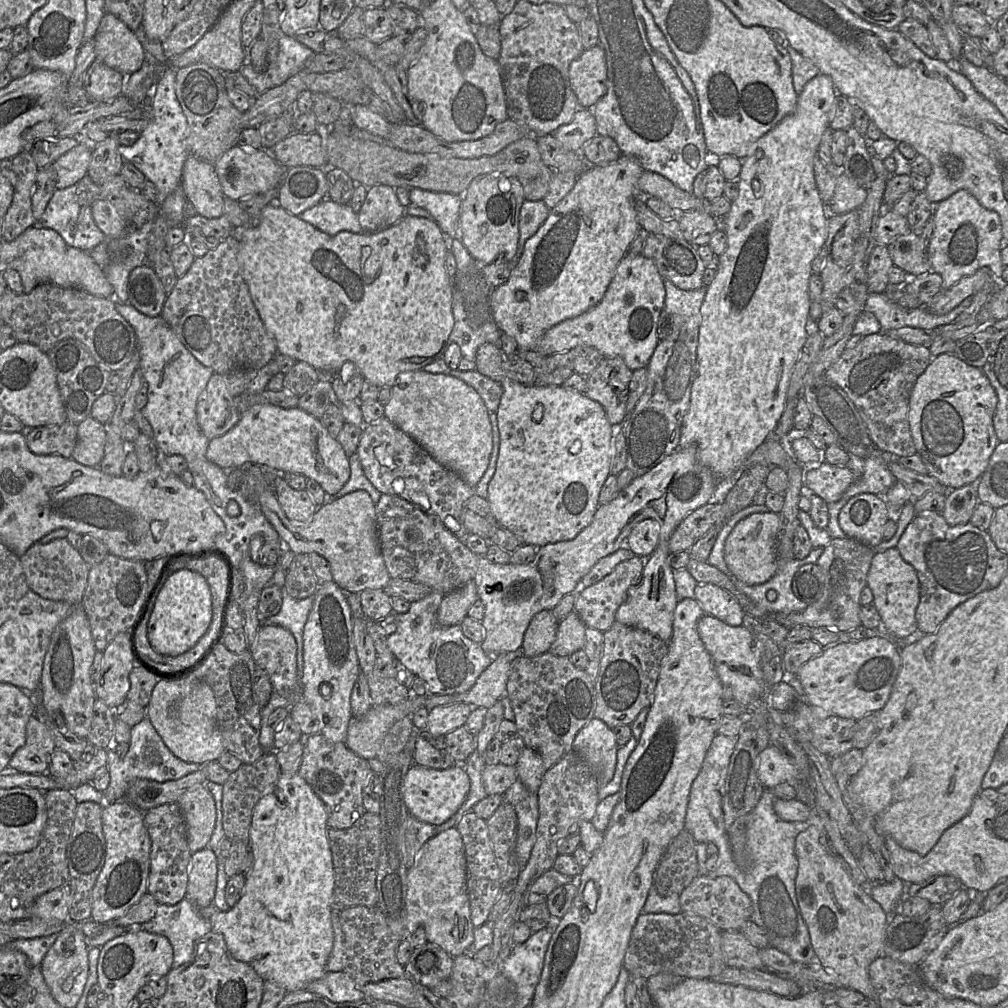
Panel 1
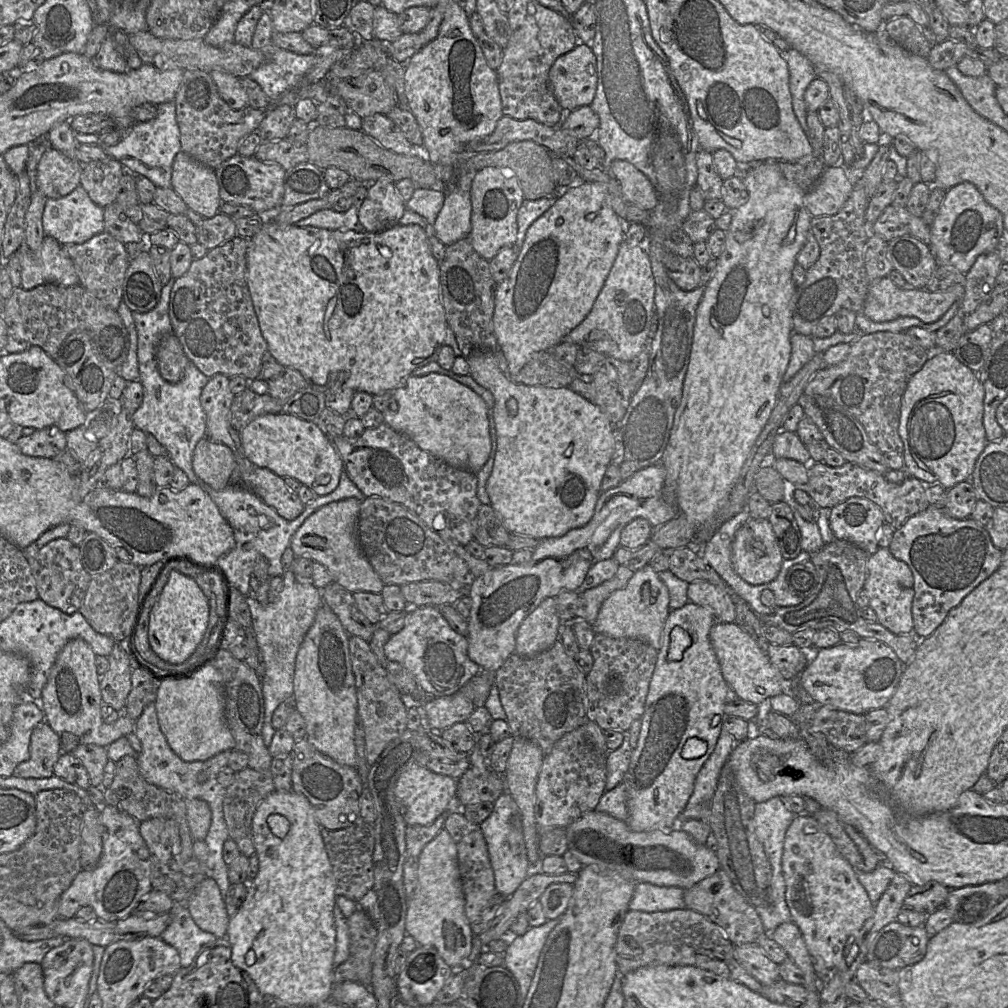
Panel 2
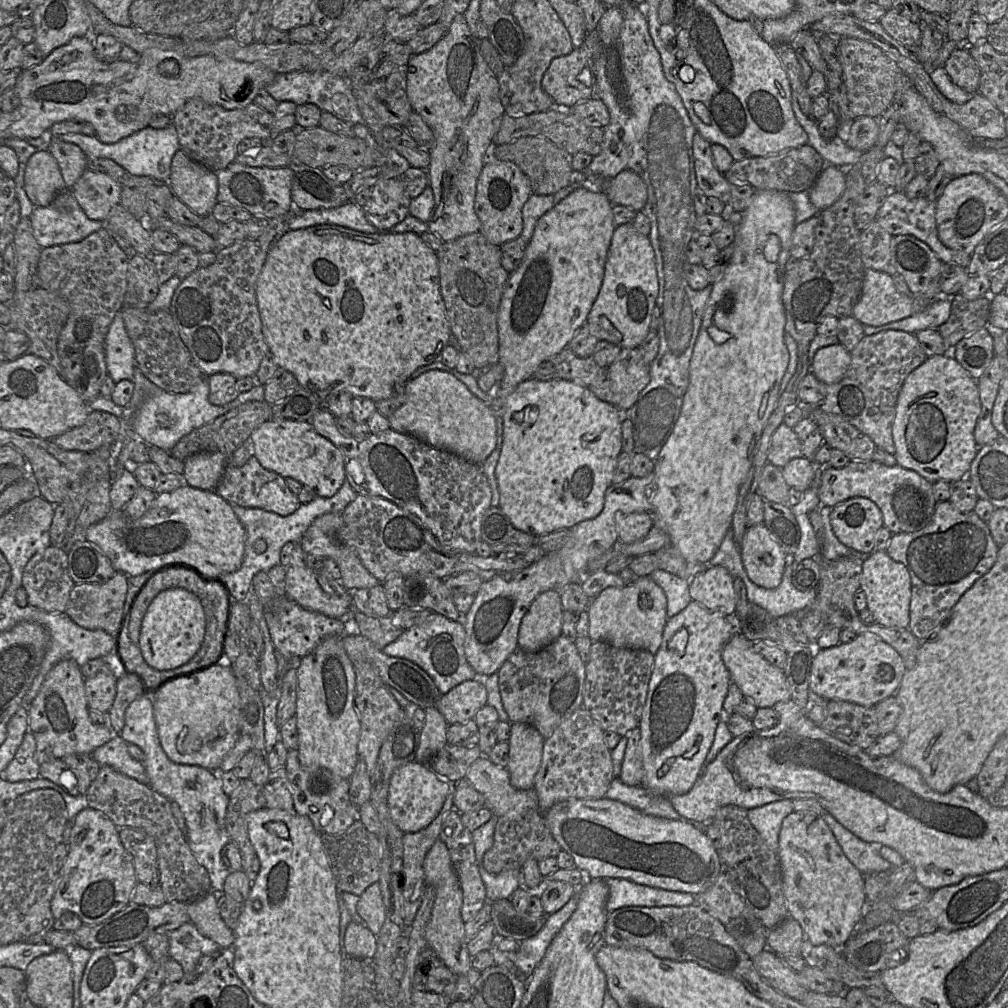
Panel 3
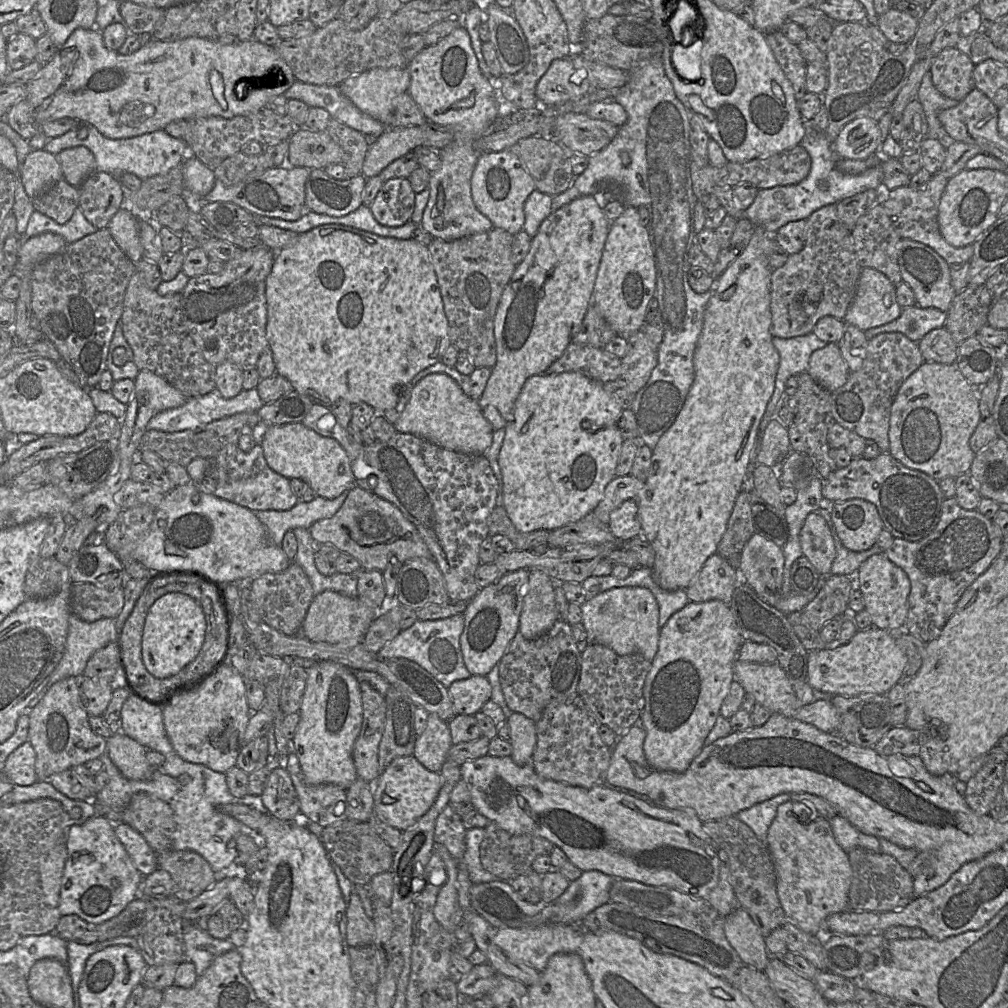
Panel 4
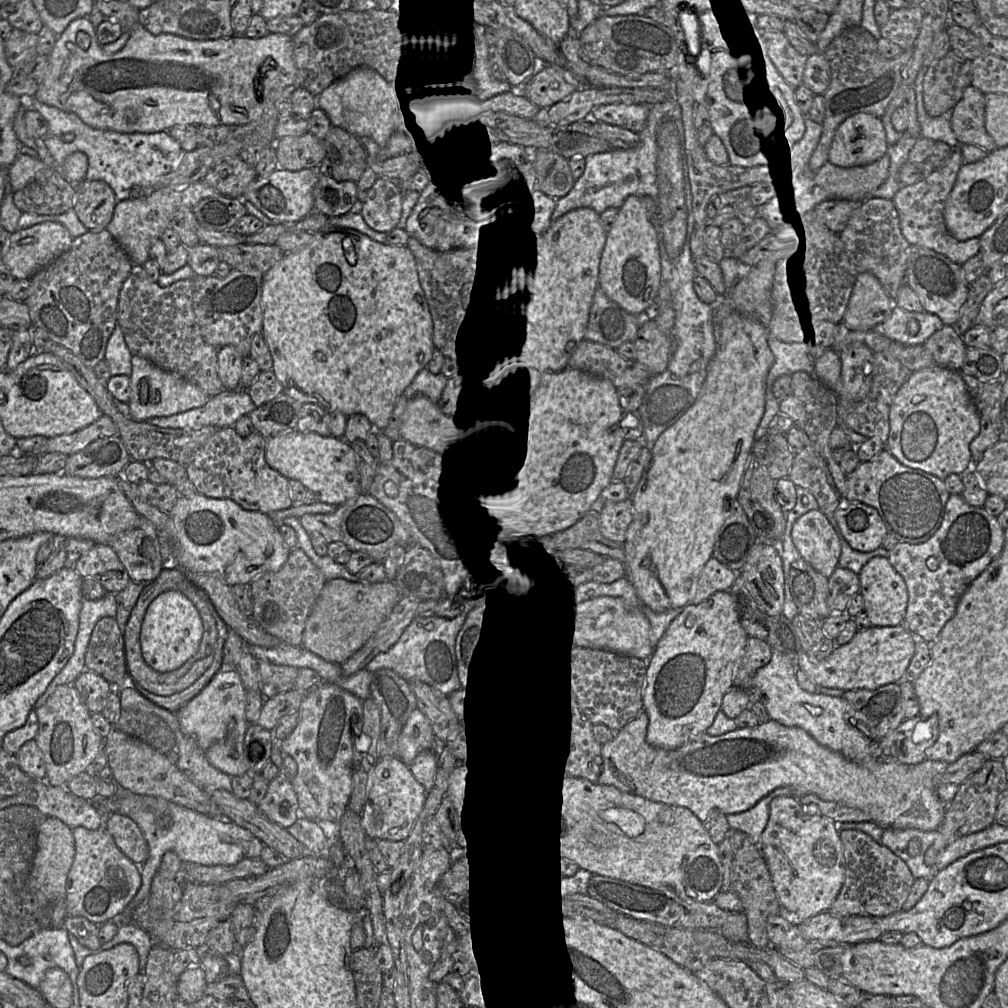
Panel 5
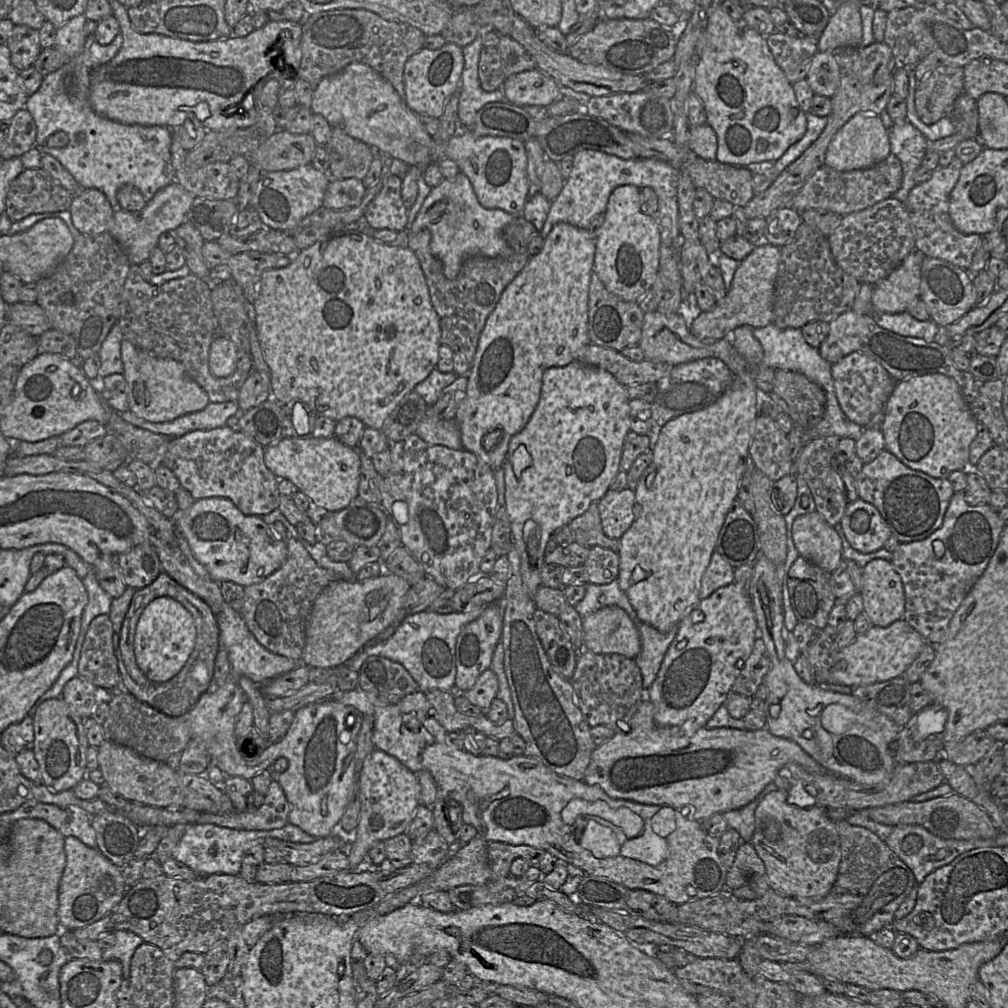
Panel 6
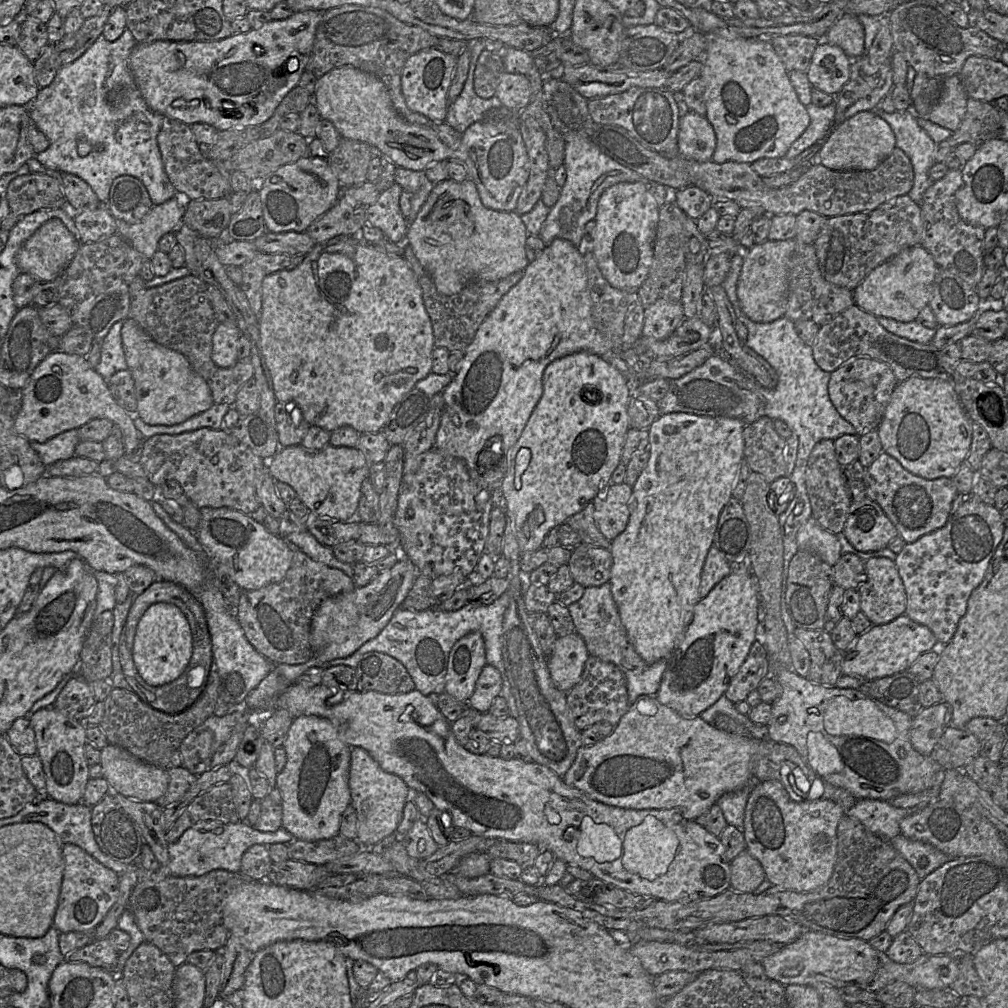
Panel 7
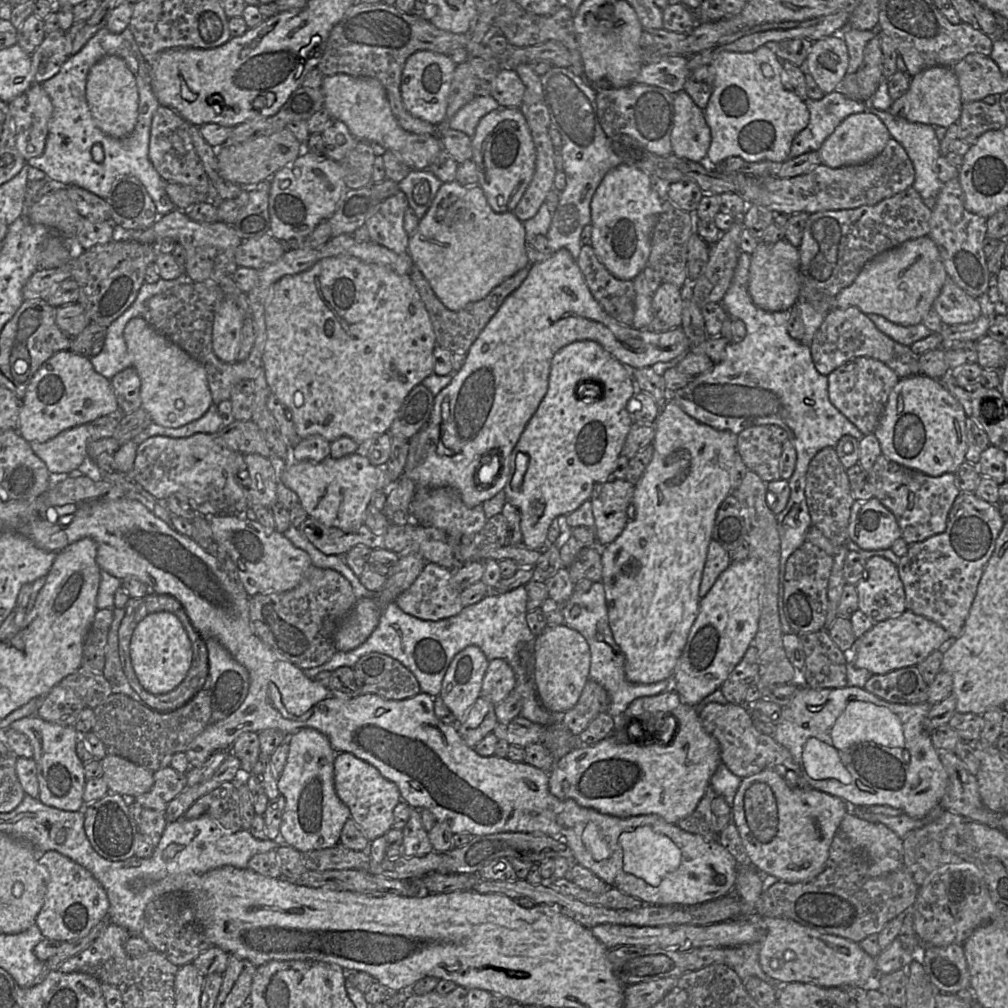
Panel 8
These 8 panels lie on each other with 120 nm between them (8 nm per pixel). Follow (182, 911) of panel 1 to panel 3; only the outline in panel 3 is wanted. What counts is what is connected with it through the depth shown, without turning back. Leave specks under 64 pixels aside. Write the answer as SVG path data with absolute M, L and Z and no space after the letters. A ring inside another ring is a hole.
M191 921L167 936L169 956L181 964L186 976L193 975L201 956L217 953L220 949L215 941L201 935Z

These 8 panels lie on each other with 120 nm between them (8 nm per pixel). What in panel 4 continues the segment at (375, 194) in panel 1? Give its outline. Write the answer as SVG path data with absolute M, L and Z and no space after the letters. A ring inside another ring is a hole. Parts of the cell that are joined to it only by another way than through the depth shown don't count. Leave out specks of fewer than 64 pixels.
M392 178L382 184L369 208L379 224L400 227L411 219L415 195L409 179Z

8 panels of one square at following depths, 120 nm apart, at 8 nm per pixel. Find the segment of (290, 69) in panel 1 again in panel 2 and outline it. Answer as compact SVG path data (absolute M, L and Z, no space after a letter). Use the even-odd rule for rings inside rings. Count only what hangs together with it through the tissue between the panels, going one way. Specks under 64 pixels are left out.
M271 46L269 50L263 52L266 53L266 61L249 77L259 84L271 103L275 103L283 94L296 88L315 61L314 53L302 55L276 46Z

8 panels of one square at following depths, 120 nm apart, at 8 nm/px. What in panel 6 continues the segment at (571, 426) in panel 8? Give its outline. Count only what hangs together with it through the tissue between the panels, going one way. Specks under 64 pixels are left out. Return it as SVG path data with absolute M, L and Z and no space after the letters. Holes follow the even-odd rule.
M575 360L562 367L550 367L544 371L539 402L525 427L512 436L506 459L503 464L505 476L505 507L509 517L513 546L516 547L521 562L521 575L529 595L534 597L542 586L541 569L546 564L544 561L546 544L557 529L584 514L593 502L598 502L609 490L610 484L615 479L620 469L620 460L623 452L624 441L630 431L629 418L630 398L627 387L622 385L610 372Z

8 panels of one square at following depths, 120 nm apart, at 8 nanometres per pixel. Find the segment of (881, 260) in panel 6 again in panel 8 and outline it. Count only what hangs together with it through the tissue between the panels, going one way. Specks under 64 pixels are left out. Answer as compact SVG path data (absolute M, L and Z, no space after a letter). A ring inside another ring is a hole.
M913 187L886 198L874 206L810 214L804 228L801 245L798 248L801 282L809 283L821 293L835 297L841 290L850 286L864 265L877 255L908 240L928 236L931 214L932 210L924 204L921 196Z

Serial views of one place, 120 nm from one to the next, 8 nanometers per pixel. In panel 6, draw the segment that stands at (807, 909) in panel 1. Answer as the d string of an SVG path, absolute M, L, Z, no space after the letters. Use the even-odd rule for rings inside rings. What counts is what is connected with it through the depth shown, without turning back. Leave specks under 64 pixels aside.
M781 790L768 793L755 810L755 831L750 843L764 862L770 890L781 896L800 900L820 900L831 891L841 862L841 847L836 822L828 816L827 808L800 808L787 802Z

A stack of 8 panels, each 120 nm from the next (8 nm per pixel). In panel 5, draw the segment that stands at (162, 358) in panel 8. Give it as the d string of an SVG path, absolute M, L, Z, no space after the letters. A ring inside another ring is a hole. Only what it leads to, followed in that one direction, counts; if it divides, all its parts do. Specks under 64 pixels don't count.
M141 356L131 359L130 397L127 404L131 418L146 421L153 417L171 416L206 404L210 398L196 384L171 371L162 369Z

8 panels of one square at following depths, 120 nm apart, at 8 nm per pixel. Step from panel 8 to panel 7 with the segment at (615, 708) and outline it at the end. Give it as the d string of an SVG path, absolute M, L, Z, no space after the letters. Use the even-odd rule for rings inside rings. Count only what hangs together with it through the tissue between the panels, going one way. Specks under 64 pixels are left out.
M609 582L597 587L587 587L582 598L571 604L568 609L575 625L575 631L584 639L589 654L602 661L615 664L624 673L630 705L634 704L641 695L657 695L667 668L667 659L648 664L637 654L628 640Z

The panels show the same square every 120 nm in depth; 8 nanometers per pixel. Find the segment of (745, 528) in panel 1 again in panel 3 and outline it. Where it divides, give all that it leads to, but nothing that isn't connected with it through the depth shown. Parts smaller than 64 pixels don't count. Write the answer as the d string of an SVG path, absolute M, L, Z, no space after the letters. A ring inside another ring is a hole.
M764 523L747 527L740 553L744 569L754 584L766 589L780 585L786 567L786 554Z

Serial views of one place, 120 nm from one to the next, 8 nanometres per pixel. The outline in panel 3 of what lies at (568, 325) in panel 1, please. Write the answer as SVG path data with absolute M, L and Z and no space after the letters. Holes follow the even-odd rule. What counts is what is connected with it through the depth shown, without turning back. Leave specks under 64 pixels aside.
M632 223L617 226L608 250L602 286L586 321L590 333L599 341L606 340L621 348L639 347L649 332L657 295L655 255L649 237L638 232ZM601 315L606 316L615 329L602 329Z

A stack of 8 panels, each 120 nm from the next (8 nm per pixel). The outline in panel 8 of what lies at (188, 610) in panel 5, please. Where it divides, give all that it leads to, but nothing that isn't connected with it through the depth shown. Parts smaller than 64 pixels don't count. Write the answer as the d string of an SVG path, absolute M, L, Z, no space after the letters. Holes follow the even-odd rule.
M155 612L145 616L135 627L130 642L130 658L142 687L154 695L166 694L185 678L192 663L192 644L188 634L173 613Z

